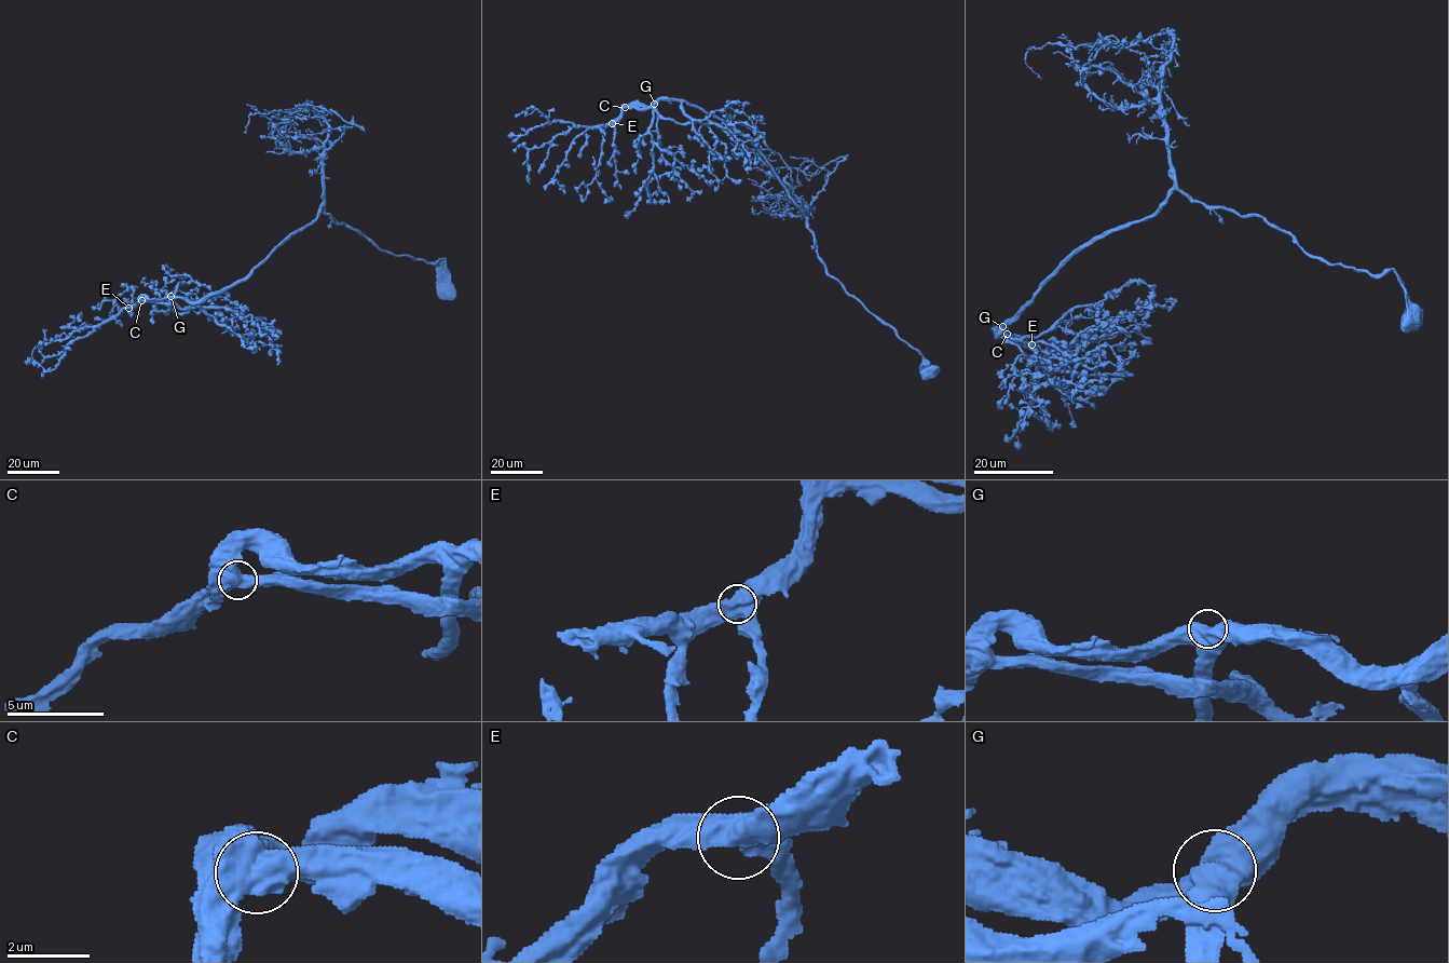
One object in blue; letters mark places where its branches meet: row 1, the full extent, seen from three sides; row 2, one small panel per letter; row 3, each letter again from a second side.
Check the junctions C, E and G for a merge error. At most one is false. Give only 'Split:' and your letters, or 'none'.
Split: C

